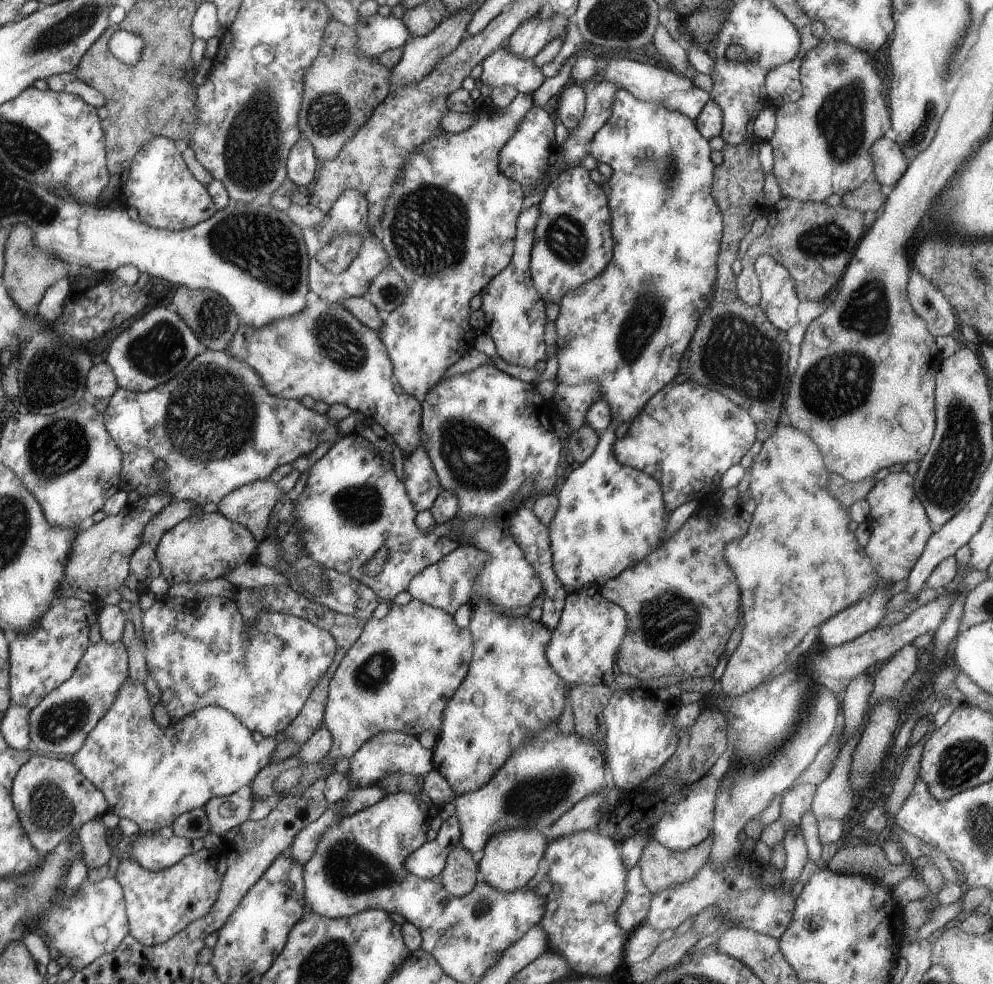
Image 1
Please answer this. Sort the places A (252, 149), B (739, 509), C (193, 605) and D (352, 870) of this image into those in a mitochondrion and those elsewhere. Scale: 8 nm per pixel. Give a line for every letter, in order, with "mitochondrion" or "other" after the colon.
A: mitochondrion
B: other
C: other
D: mitochondrion

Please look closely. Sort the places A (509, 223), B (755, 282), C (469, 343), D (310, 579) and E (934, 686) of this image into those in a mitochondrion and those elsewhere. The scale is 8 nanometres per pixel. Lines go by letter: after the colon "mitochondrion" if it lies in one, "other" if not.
A: other
B: other
C: other
D: mitochondrion
E: other

